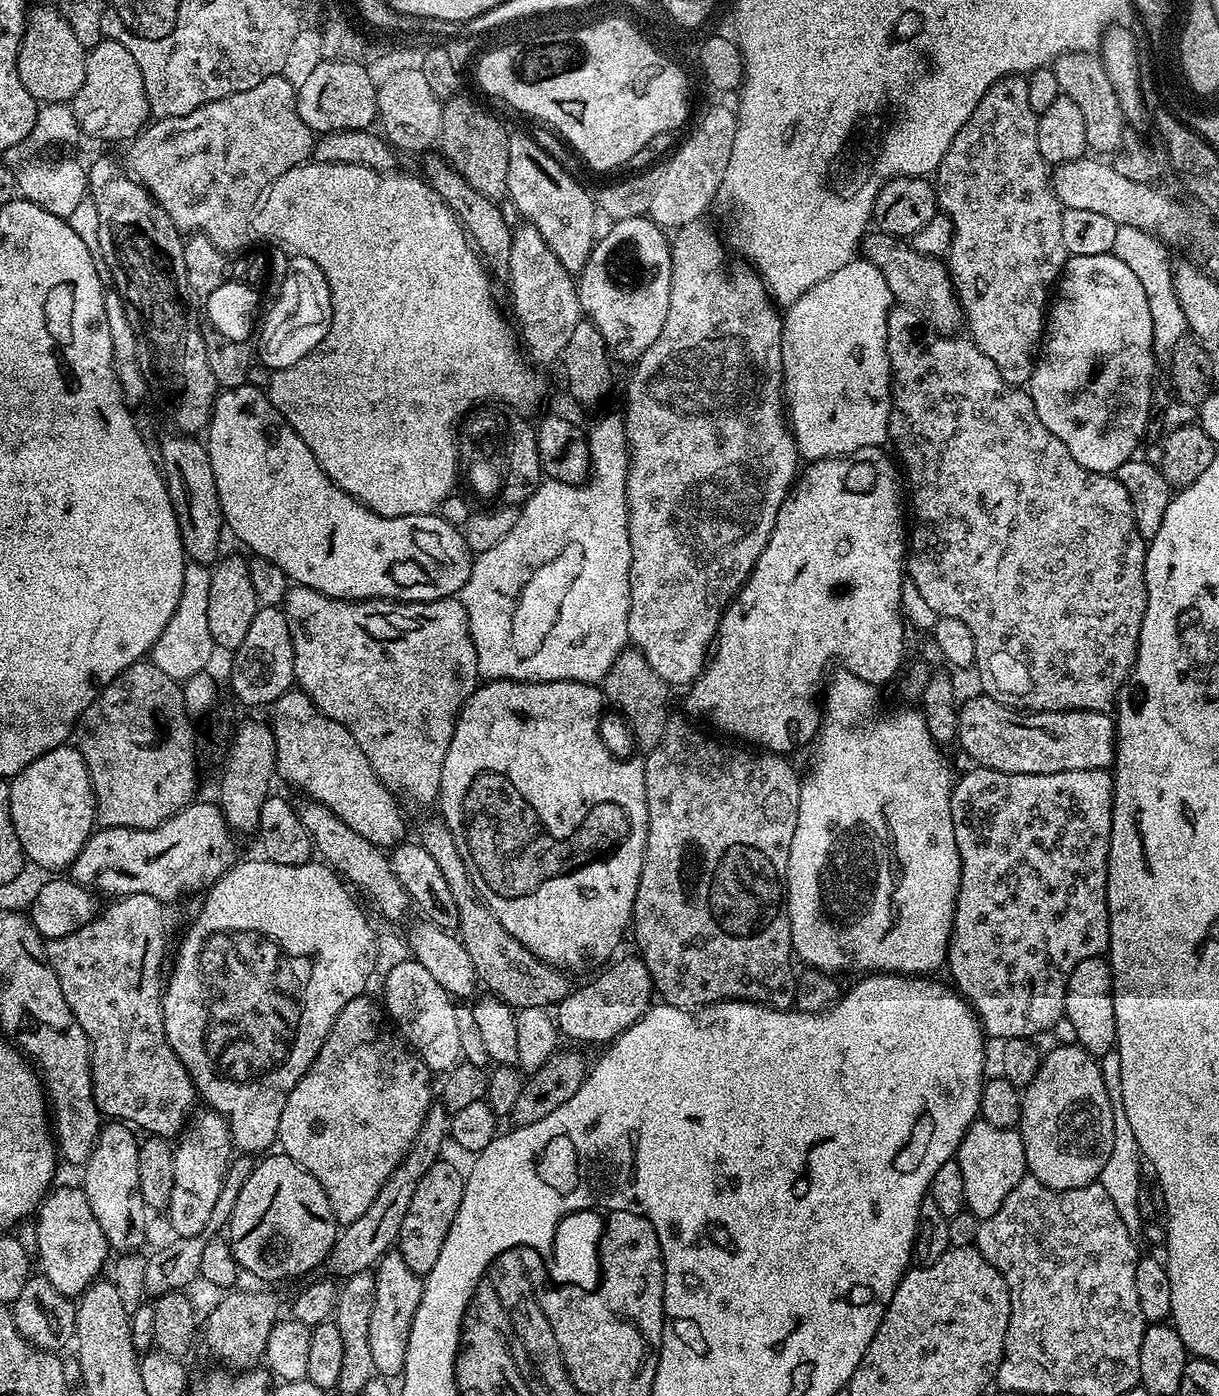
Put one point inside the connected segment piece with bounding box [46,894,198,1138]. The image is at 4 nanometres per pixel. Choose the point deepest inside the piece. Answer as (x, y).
(109, 969)

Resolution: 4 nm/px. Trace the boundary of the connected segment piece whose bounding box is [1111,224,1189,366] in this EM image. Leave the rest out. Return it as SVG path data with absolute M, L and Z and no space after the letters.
M1121 224L1114 234L1114 246L1111 250L1111 255L1126 262L1126 266L1134 270L1138 282L1142 282L1142 290L1146 290L1146 302L1150 302L1150 318L1154 326L1152 352L1155 363L1160 366L1168 365L1174 354L1174 346L1178 346L1178 342L1189 335L1186 314L1174 290L1173 271L1168 268L1168 252L1163 246L1165 247L1159 235L1138 230L1138 226Z

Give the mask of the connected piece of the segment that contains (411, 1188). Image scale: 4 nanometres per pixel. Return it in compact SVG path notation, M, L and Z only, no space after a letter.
M434 1102L423 1120L418 1137L411 1144L411 1149L404 1156L403 1161L395 1168L394 1174L387 1179L378 1192L378 1197L371 1204L369 1210L358 1218L357 1222L345 1225L338 1233L331 1254L326 1261L327 1267L350 1277L354 1273L365 1272L371 1269L381 1257L385 1255L399 1239L402 1221L410 1208L410 1201L417 1190L417 1184L422 1175L430 1170L440 1159L442 1142L451 1131L451 1117L444 1105Z

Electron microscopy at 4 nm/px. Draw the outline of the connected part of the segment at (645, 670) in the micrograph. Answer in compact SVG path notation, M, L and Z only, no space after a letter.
M626 648L620 652L613 666L604 676L602 691L611 705L613 703L622 710L632 730L634 742L642 750L641 753L652 752L663 738L665 726L670 719L669 685L660 676L654 674L653 668L640 652L633 648Z

